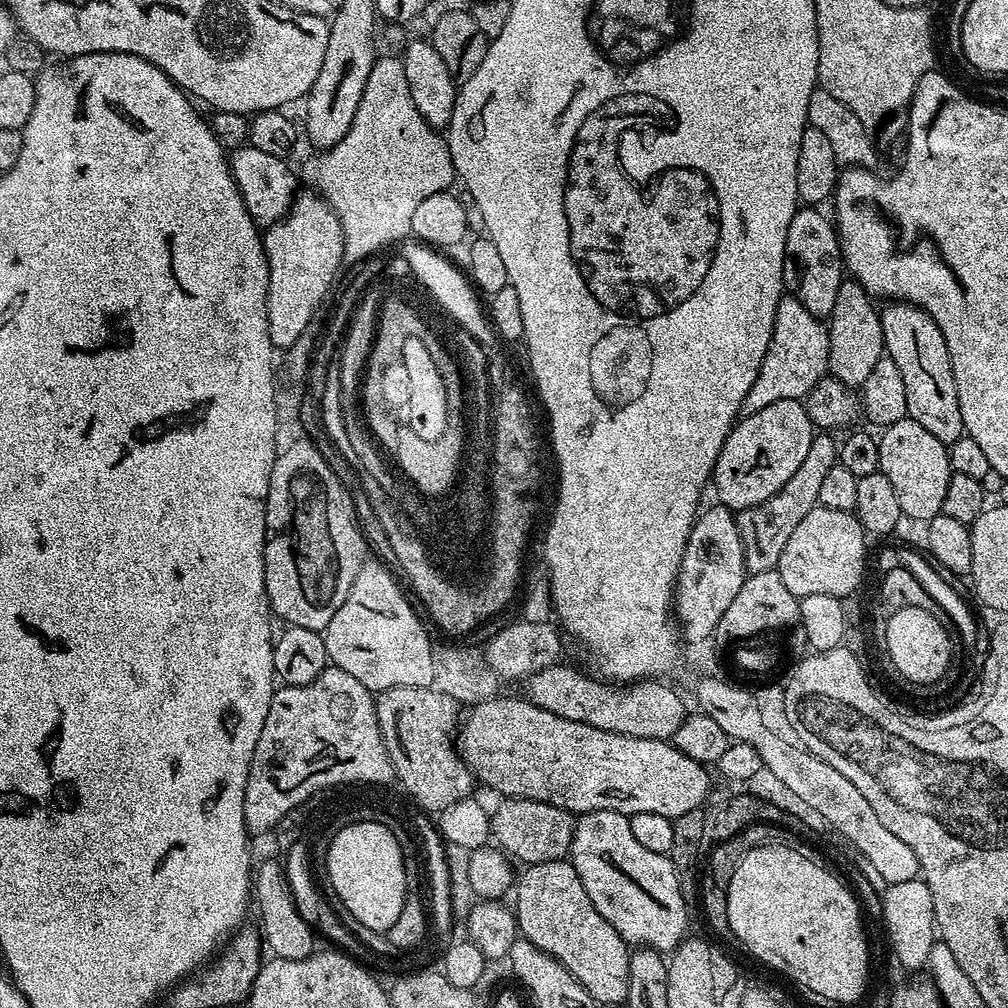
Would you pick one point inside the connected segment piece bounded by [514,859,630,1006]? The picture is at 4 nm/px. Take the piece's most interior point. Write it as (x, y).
(553, 912)

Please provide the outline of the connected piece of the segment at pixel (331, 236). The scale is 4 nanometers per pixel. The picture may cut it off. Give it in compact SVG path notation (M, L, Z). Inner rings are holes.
M304 191L276 223L267 225L262 232L268 259L268 325L276 350L287 350L303 332L309 331L312 315L331 290L340 264L345 263L344 235L334 210L323 196Z

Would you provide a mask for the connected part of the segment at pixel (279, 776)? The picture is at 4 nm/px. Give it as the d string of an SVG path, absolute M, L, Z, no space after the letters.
M329 666L318 678L302 686L280 686L270 698L270 710L266 710L266 722L262 722L262 734L258 734L258 746L254 746L254 758L250 762L250 774L246 778L244 821L249 833L271 833L276 823L291 808L299 808L315 792L331 790L337 780L386 780L392 767L390 754L380 737L373 693L358 678L346 674L346 670Z

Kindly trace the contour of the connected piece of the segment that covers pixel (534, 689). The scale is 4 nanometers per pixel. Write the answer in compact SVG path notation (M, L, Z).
M564 662L551 664L549 668L538 670L528 677L527 699L542 710L550 710L550 714L570 718L570 722L582 722L598 730L610 730L626 734L630 738L671 741L678 726L682 726L686 709L680 701L679 694L670 685L664 684L668 682L649 678L617 686L600 678L591 680L576 668L567 668L566 664Z

